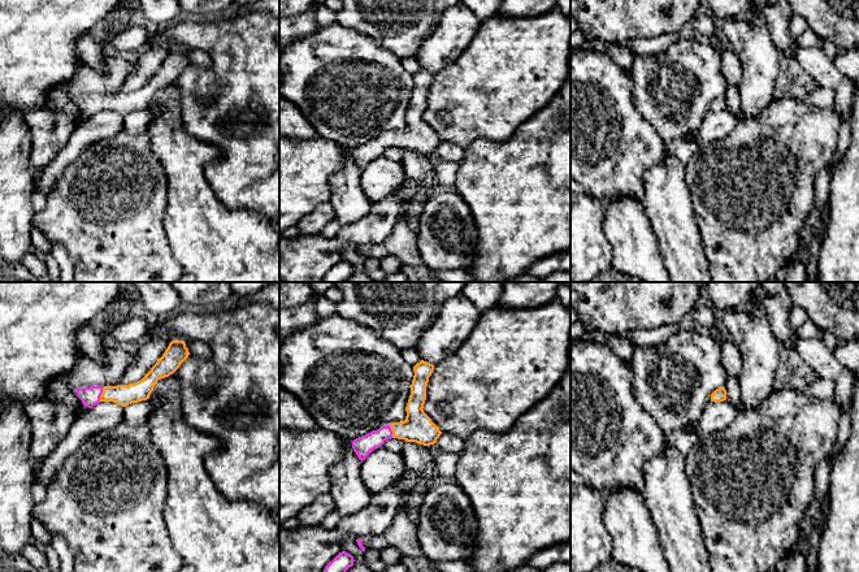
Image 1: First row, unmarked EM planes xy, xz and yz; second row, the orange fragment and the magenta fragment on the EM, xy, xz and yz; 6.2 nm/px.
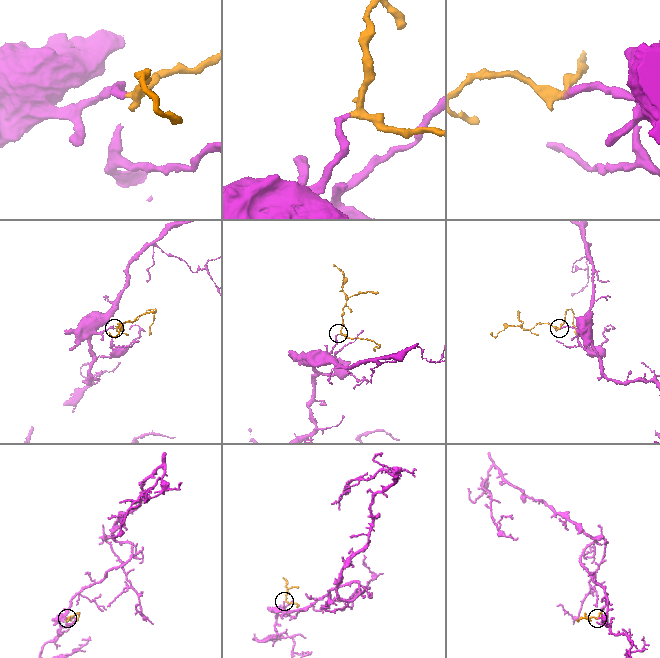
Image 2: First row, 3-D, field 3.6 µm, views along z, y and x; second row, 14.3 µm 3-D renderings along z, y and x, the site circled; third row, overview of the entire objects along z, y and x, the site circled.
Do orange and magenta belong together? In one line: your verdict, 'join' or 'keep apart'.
join

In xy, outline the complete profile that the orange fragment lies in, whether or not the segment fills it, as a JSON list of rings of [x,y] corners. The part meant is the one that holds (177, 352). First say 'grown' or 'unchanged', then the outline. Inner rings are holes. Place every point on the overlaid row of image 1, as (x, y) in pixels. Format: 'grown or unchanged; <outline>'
grown; [[[172,341],[162,356],[140,381],[129,385],[82,387],[77,389],[77,396],[88,408],[100,402],[113,402],[126,407],[147,400],[157,381],[173,374],[188,355],[185,341]]]

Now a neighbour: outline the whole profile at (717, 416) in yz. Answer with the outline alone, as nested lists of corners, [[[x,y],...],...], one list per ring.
[[[728,400],[710,402],[698,422],[698,434],[713,434],[726,429],[738,415],[739,410]]]

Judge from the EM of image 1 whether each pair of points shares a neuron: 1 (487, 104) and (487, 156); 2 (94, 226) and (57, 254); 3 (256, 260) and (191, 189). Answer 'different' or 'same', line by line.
1: different
2: different
3: same

